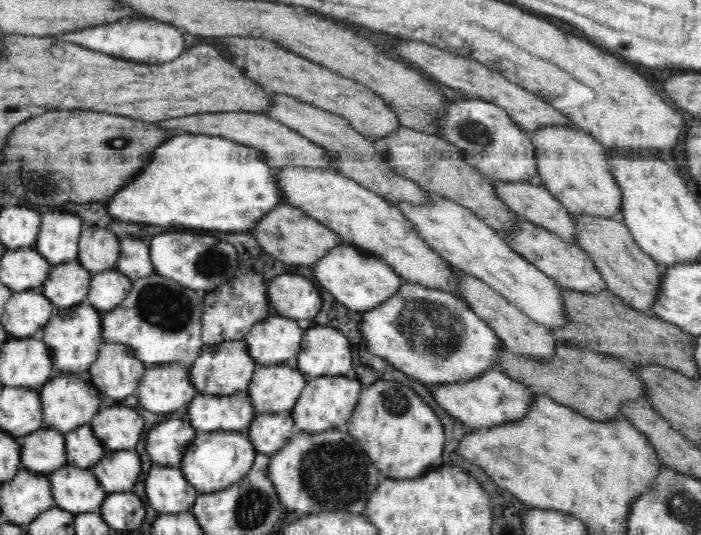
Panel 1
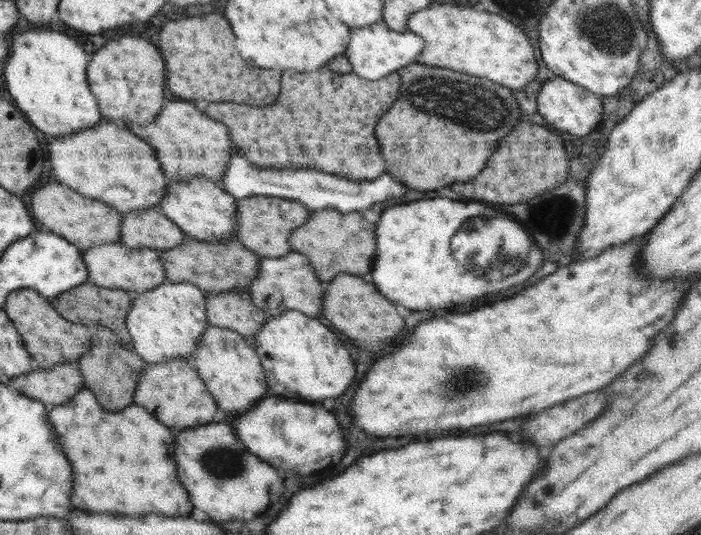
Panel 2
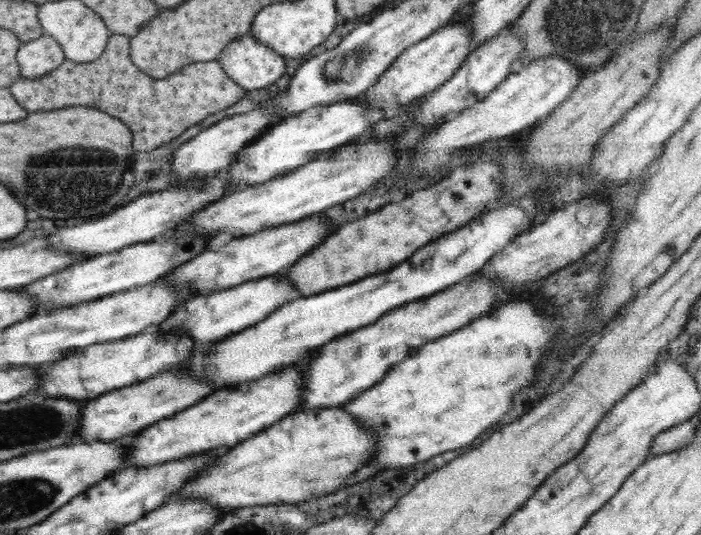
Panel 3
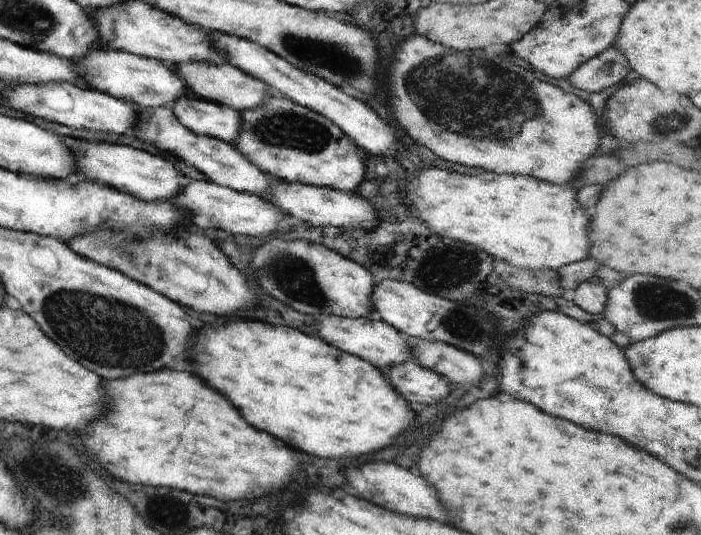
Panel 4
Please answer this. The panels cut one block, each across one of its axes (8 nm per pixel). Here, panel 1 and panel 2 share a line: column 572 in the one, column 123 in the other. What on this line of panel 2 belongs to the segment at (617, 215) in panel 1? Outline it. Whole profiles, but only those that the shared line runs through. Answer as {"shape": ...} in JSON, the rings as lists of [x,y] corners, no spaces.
{"shape":[[[102,120],[98,126],[74,134],[49,138],[48,156],[50,156],[52,174],[57,182],[84,197],[104,202],[122,214],[159,206],[170,184],[163,176],[155,150],[139,136],[110,120]]]}

